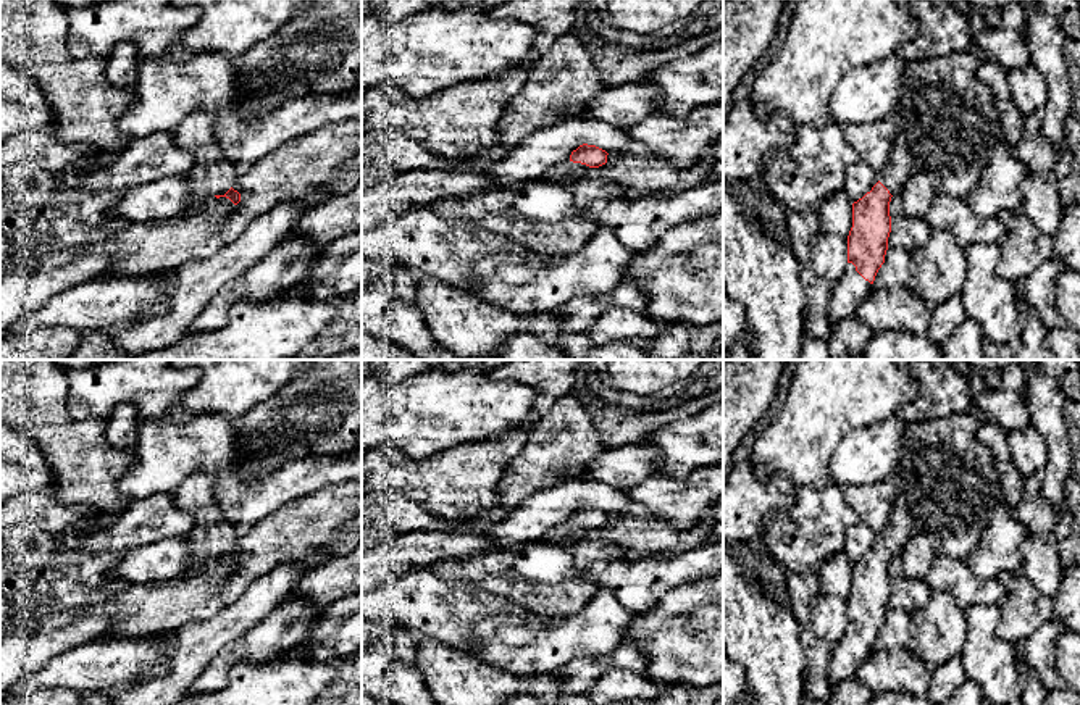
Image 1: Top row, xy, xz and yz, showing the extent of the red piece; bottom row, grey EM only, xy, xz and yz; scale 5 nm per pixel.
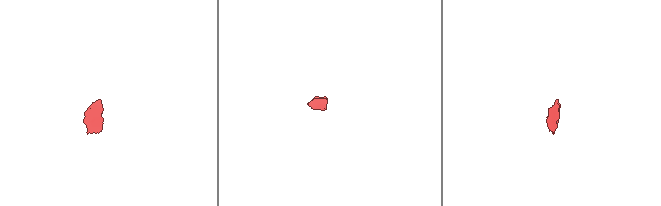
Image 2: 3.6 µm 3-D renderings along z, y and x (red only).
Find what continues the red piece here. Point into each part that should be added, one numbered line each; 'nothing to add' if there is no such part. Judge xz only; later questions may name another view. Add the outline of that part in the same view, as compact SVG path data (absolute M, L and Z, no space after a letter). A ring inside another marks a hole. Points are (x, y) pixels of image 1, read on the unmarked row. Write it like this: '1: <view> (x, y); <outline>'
1: xz (567, 531); M573 523L557 524L547 531L544 540L547 542L565 542L565 540L576 540L586 539L589 528Z

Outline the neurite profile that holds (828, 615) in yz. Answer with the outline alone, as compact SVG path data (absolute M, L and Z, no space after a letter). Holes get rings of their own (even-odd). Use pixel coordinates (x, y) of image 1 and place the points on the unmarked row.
M818 592L810 607L810 624L820 639L838 644L848 628L848 600Z

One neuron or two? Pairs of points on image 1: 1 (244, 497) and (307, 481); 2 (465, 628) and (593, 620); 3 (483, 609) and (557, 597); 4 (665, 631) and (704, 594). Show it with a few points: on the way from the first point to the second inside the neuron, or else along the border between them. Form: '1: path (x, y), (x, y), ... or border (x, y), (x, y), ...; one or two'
1: path (260, 497), (291, 483); one
2: path (498, 628), (502, 631), (560, 631); one
3: border (481, 589), (512, 599), (533, 612), (552, 617); two
4: path (678, 631), (704, 607); one

